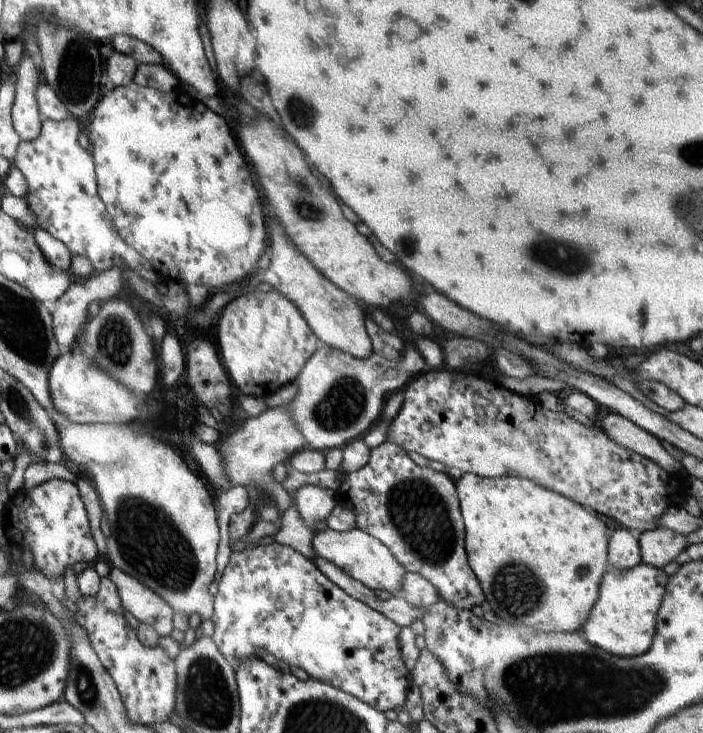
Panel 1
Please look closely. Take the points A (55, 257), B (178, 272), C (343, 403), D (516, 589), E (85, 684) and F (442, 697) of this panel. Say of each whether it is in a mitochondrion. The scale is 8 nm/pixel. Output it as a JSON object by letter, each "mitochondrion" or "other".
{"A":"other","B":"other","C":"mitochondrion","D":"mitochondrion","E":"mitochondrion","F":"other"}

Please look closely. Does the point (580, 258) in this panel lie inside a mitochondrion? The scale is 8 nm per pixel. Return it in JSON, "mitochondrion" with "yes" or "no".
{"mitochondrion":"yes"}

